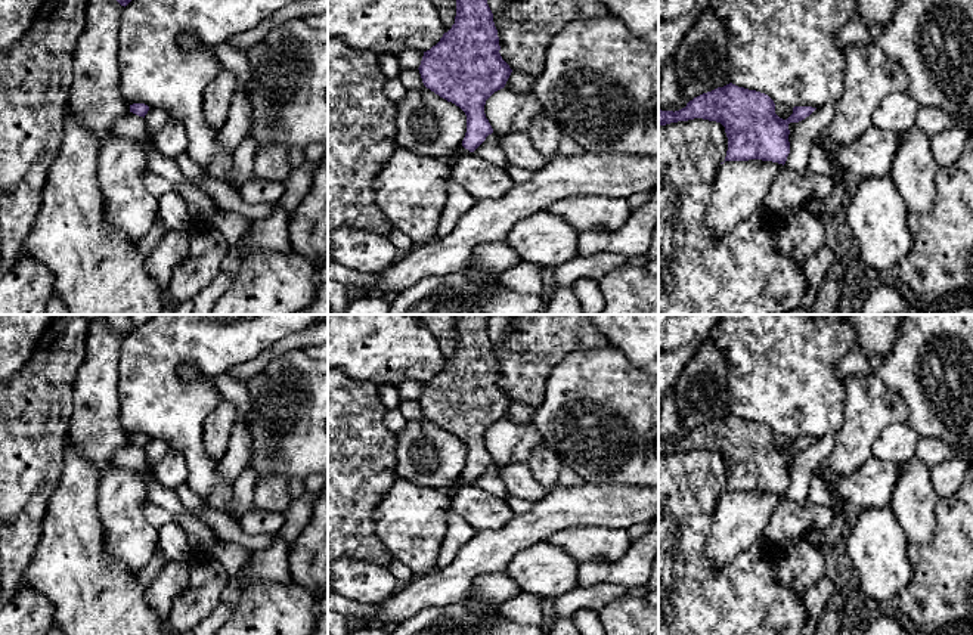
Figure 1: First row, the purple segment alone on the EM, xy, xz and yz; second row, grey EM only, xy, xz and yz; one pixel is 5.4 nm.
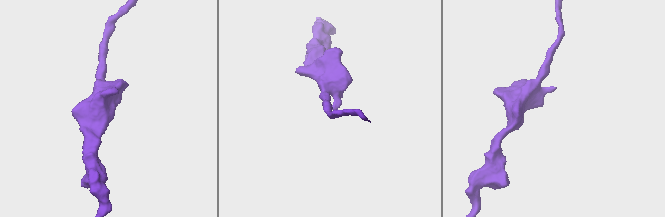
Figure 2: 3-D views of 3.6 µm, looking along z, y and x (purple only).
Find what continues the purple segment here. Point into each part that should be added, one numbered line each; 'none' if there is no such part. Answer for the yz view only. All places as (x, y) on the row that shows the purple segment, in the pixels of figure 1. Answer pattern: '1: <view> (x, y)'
none

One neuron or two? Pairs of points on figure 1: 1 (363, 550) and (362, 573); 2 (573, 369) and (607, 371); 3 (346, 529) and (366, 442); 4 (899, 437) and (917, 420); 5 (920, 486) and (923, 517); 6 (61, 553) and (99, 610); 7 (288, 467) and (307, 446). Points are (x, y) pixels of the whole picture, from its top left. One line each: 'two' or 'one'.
1: two
2: one
3: one
4: two
5: one
6: one
7: one

